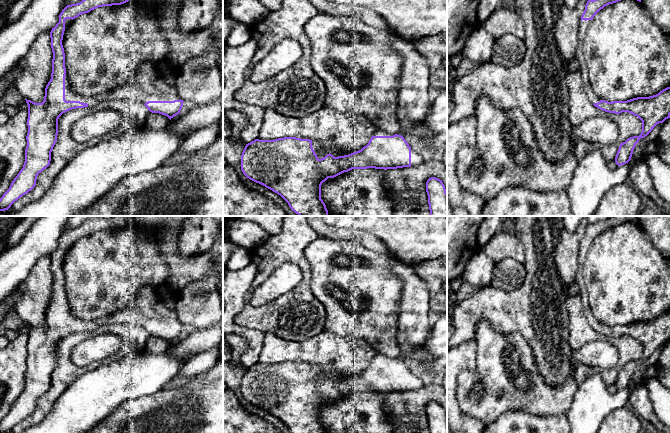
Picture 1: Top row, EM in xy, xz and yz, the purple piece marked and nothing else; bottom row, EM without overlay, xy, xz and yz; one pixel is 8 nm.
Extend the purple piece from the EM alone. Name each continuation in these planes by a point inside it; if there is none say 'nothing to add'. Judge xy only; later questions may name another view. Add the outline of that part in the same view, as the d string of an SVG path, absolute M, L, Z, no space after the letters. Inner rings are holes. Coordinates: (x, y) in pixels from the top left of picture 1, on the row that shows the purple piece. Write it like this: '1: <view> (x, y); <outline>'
1: xy (70, 95); M67 72L65 76L65 100L66 101L80 101L82 103L87 103L88 106L92 106L102 102L98 96L84 96L75 92L68 80Z

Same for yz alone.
1: yz (583, 25); M591 20L580 21L580 23L579 23L579 33L578 33L578 38L579 39L584 39L584 36L586 35L590 24L591 24Z

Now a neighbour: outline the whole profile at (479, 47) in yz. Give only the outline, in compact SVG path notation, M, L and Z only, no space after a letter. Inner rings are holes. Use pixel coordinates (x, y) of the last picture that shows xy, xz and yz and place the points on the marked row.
M481 23L468 37L462 54L477 63L491 62L495 41Z

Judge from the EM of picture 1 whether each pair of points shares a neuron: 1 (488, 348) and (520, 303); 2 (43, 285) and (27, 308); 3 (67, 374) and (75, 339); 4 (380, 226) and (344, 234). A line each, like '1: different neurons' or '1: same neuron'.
1: different neurons
2: same neuron
3: same neuron
4: different neurons

